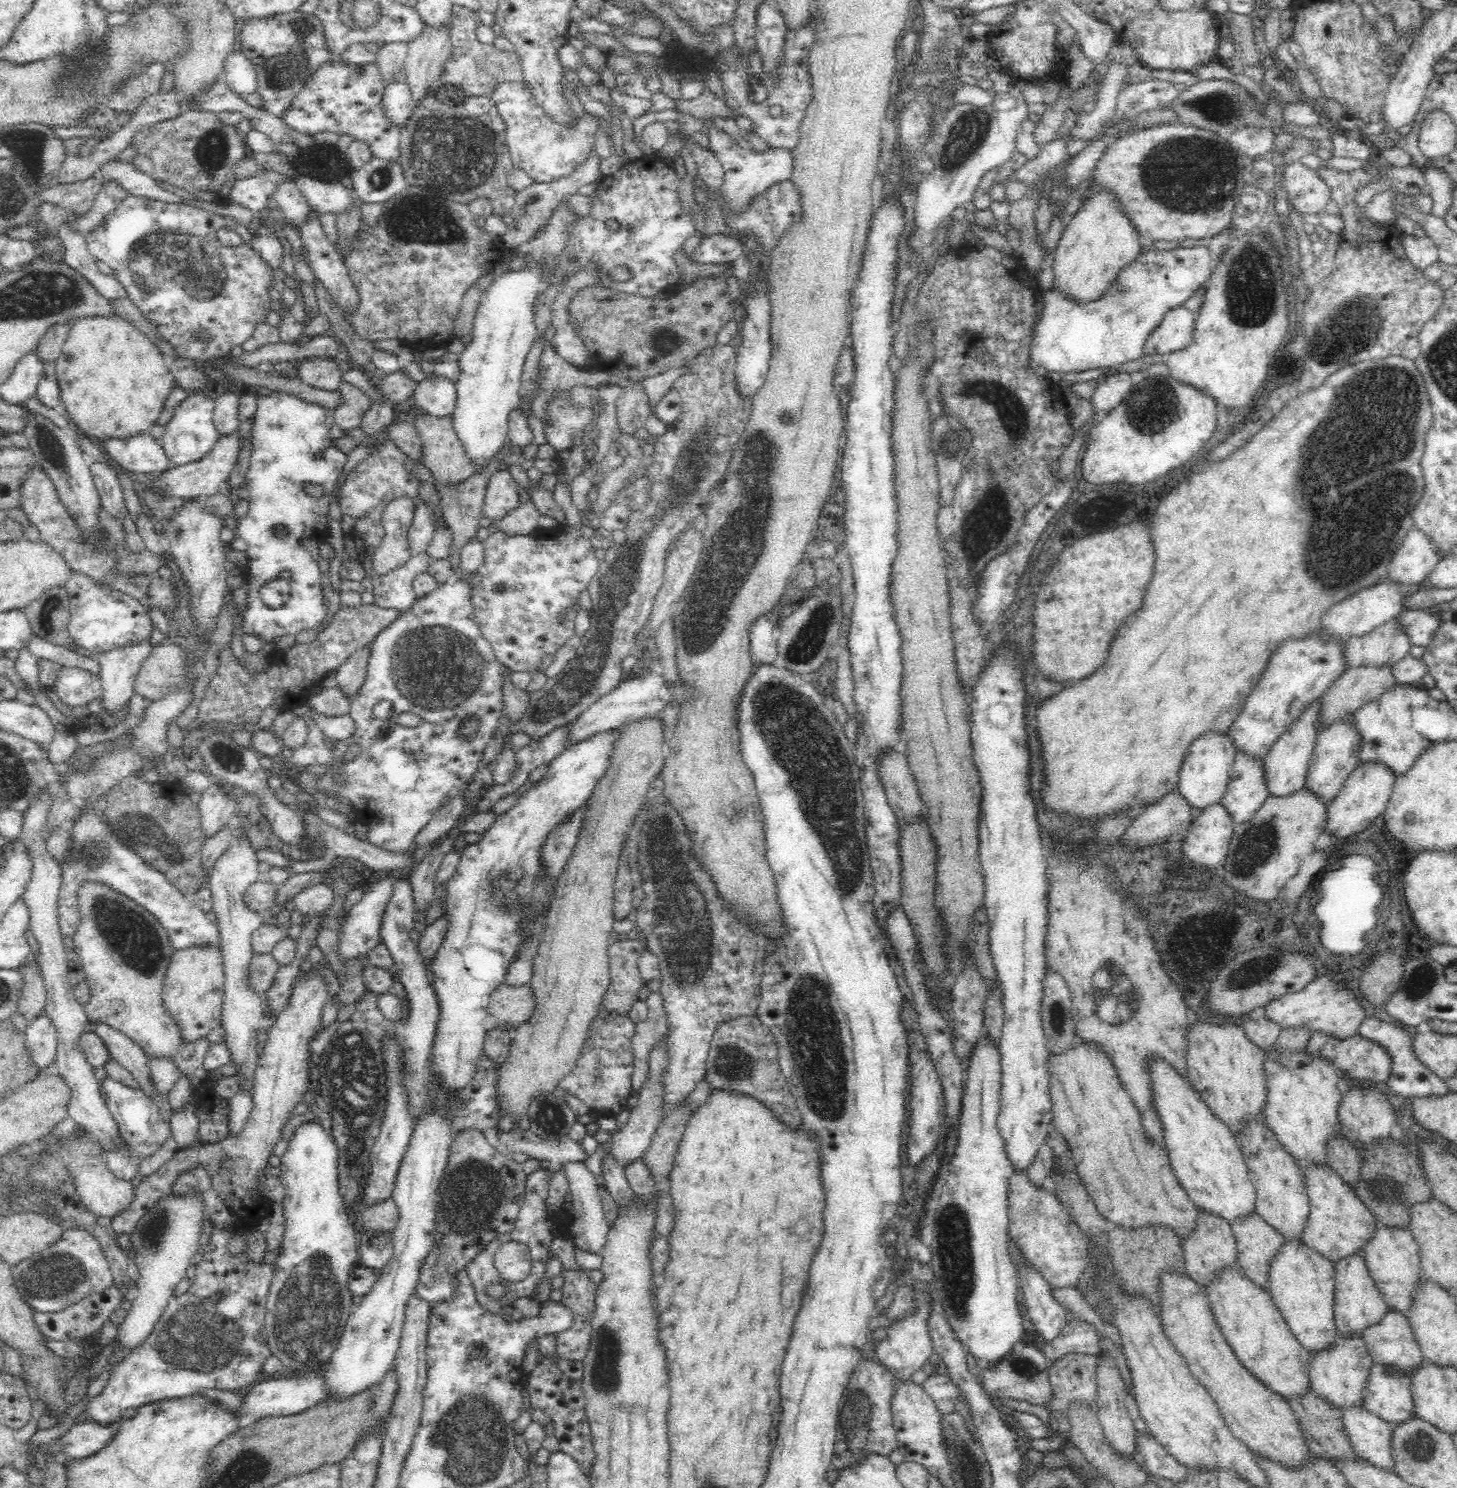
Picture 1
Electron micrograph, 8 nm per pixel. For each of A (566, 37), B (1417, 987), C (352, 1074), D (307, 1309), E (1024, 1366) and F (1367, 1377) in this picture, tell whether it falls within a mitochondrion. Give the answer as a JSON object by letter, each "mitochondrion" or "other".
{"A":"other","B":"mitochondrion","C":"mitochondrion","D":"mitochondrion","E":"mitochondrion","F":"other"}

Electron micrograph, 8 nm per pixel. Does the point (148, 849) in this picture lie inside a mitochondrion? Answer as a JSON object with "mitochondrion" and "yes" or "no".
{"mitochondrion":"yes"}

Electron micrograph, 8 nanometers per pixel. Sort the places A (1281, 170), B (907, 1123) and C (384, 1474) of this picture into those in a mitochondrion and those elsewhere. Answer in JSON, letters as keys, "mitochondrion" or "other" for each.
{"A":"other","B":"other","C":"other"}

